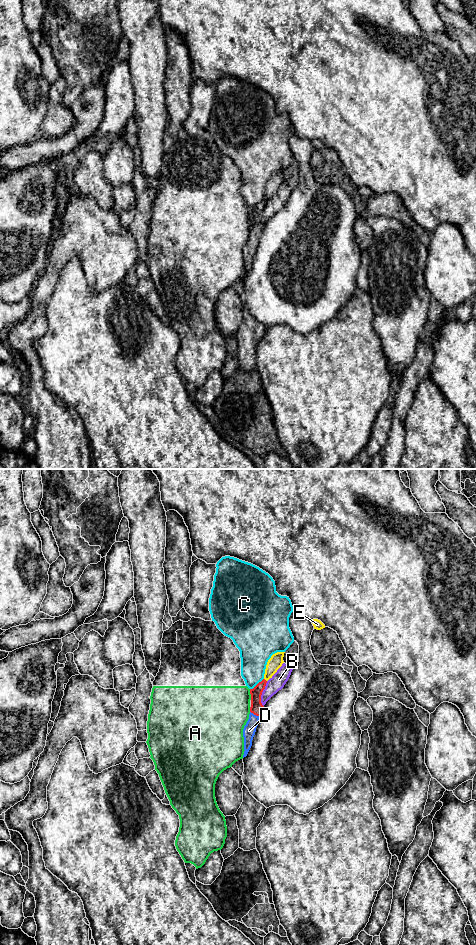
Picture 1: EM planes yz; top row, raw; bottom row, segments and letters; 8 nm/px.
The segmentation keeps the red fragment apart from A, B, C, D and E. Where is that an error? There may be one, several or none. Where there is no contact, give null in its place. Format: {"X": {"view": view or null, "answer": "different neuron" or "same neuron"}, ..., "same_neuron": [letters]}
{"A": {"view": "yz", "answer": "different neuron"}, "B": {"view": "yz", "answer": "different neuron"}, "C": {"view": "yz", "answer": "different neuron"}, "D": {"view": "yz", "answer": "same neuron"}, "E": {"view": "yz", "answer": "different neuron"}, "same_neuron": ["D"]}

